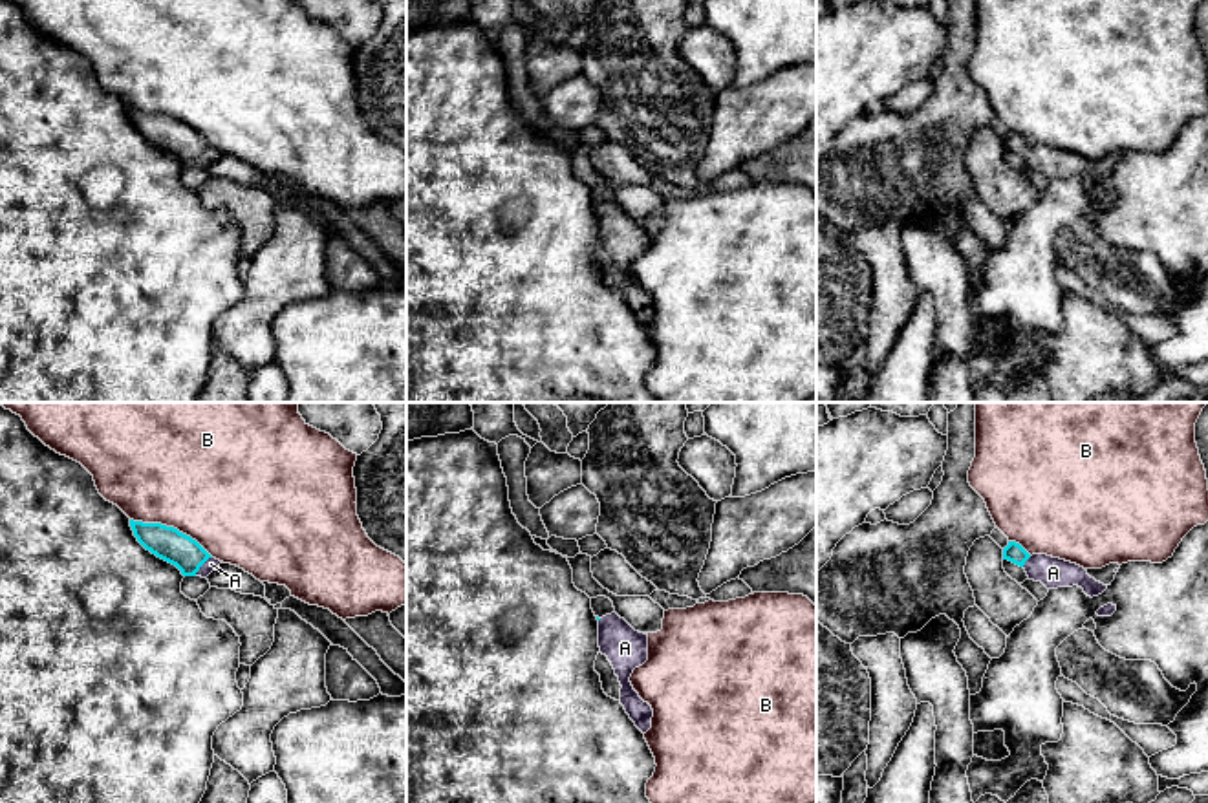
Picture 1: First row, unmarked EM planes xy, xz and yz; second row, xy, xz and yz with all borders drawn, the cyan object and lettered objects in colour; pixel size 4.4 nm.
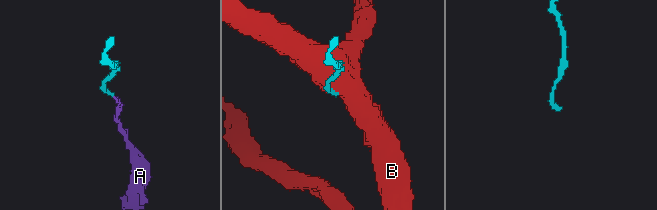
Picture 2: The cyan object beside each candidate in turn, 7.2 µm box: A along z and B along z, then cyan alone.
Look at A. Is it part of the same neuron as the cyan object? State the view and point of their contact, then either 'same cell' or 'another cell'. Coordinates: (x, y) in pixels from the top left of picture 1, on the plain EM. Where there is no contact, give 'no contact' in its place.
xy (202, 154) | same cell

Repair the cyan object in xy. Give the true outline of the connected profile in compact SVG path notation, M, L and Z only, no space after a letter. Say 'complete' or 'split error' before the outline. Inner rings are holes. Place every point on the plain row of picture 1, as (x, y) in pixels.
split error | M130 110L130 117L137 132L146 141L176 155L183 166L207 168L221 154L212 148L196 130L174 117L134 110Z

